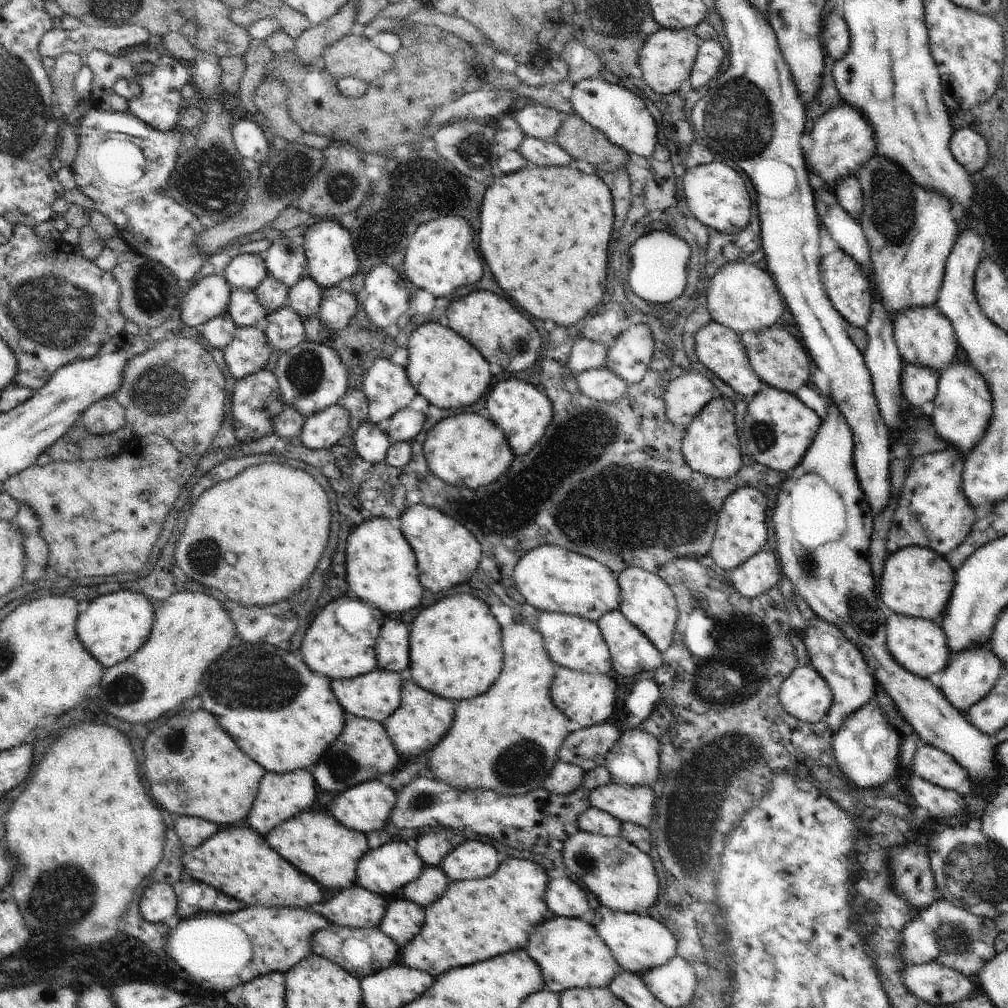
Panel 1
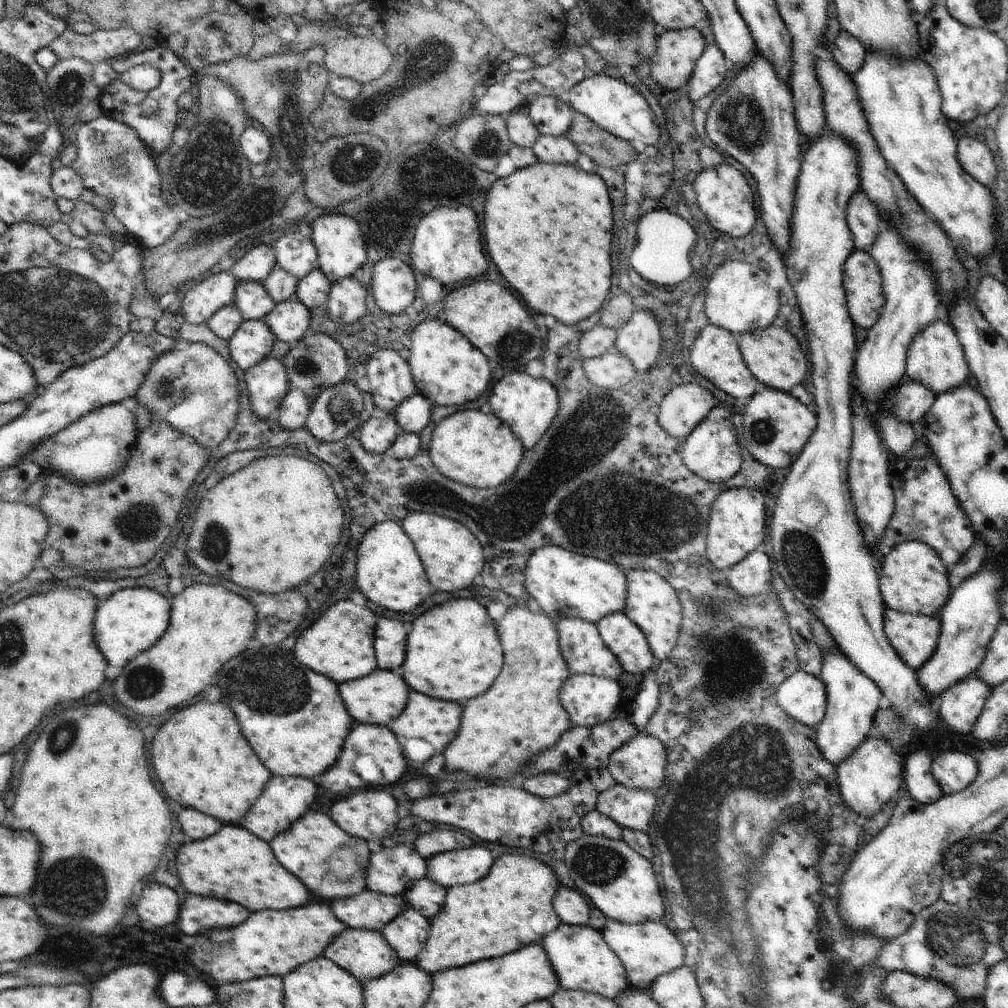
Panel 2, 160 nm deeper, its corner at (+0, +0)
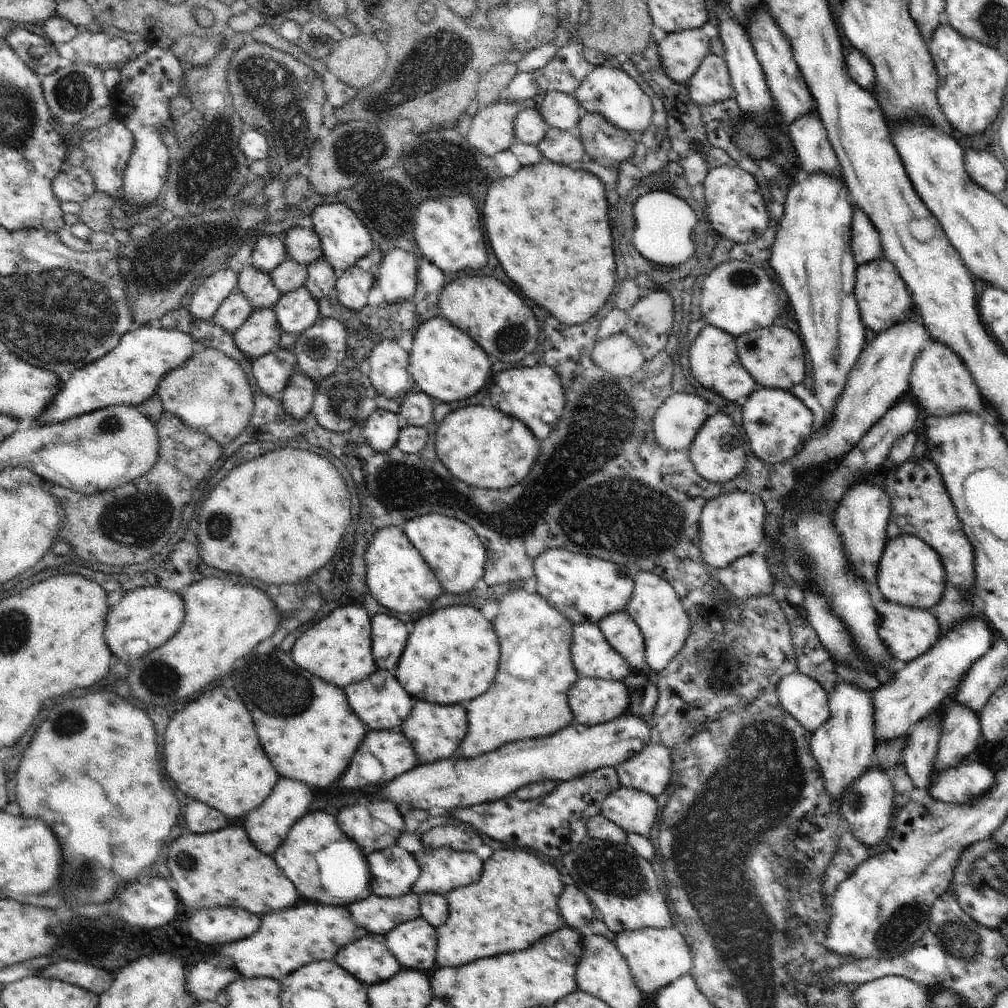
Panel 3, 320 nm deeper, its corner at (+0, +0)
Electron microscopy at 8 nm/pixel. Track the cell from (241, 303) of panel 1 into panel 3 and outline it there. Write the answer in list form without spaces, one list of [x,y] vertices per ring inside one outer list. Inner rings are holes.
[[[249,265],[239,274],[237,290],[250,300],[254,309],[274,308],[282,296],[278,288],[272,284],[270,273]]]

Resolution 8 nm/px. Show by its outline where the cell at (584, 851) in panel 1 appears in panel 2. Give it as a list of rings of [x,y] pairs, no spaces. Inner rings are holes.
[[[584,834],[566,846],[562,861],[578,890],[606,917],[625,924],[662,920],[664,900],[652,860],[634,852],[623,840]]]

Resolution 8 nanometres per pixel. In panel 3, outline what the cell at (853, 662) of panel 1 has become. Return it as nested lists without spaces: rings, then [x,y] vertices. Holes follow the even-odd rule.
[[[838,680],[829,696],[828,720],[811,738],[811,751],[818,762],[826,793],[838,802],[846,790],[875,765],[873,762],[877,740],[874,734],[873,700],[871,692],[863,691],[846,681]]]

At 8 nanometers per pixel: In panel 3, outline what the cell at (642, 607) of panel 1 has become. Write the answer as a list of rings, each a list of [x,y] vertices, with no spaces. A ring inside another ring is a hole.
[[[652,572],[635,573],[634,593],[625,612],[636,622],[642,632],[645,648],[646,663],[655,674],[666,668],[667,664],[682,650],[688,633],[691,620],[683,607],[682,600],[677,592],[661,576]]]

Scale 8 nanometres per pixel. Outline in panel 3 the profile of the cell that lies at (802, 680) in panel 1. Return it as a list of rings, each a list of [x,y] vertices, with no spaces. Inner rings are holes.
[[[797,670],[777,686],[779,704],[808,732],[816,732],[828,720],[829,694],[813,678]]]

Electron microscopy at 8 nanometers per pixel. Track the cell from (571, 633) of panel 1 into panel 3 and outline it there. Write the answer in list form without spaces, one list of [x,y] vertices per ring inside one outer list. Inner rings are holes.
[[[596,624],[575,625],[572,661],[580,677],[622,681],[631,674],[631,665],[610,647]]]

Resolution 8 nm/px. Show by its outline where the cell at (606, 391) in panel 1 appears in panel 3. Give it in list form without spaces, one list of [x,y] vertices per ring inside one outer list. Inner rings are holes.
[[[624,331],[597,342],[590,358],[594,366],[608,372],[612,379],[632,376],[646,361],[636,342]]]

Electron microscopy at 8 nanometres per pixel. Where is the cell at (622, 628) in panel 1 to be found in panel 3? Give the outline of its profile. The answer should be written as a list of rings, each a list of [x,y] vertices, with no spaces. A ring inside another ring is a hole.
[[[625,611],[606,616],[597,626],[610,647],[614,648],[632,669],[642,670],[647,667],[642,632]]]

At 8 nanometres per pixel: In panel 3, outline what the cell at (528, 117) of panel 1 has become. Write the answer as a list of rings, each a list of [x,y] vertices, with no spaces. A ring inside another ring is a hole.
[[[551,91],[544,94],[538,103],[538,112],[542,120],[551,128],[568,131],[587,114],[575,97],[559,92]]]

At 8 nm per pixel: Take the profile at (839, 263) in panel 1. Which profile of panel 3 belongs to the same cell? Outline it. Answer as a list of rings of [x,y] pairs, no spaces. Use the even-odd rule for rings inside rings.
[[[884,258],[873,260],[856,269],[855,297],[866,330],[883,333],[898,323],[904,323],[912,314],[912,297],[905,280],[894,264]]]

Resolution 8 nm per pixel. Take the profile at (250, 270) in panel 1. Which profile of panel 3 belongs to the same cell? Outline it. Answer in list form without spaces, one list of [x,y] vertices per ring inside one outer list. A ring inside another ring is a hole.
[[[277,234],[266,235],[256,242],[248,265],[262,272],[272,273],[287,258],[284,238],[278,238]]]

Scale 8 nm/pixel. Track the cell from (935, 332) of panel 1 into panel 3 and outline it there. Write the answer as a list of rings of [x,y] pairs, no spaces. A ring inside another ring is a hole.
[[[934,341],[934,346],[931,348],[920,351],[918,358],[914,361],[909,378],[908,397],[920,406],[923,416],[949,417],[956,412],[974,412],[982,416],[986,422],[998,424],[998,420],[990,416],[986,408],[982,406],[982,396],[966,365],[950,348],[946,348],[938,341]]]

